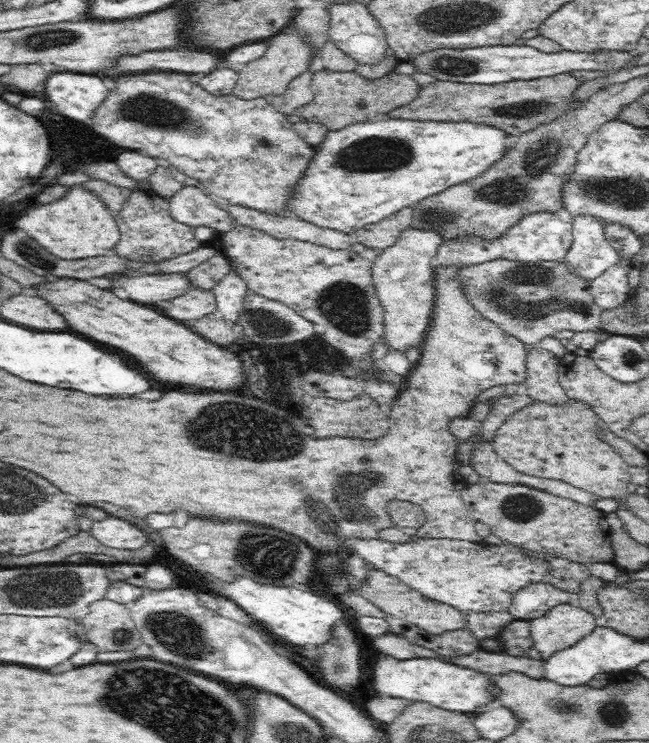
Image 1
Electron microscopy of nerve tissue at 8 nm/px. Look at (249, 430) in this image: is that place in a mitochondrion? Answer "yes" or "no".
yes

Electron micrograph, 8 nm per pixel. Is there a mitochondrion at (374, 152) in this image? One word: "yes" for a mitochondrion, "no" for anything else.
yes

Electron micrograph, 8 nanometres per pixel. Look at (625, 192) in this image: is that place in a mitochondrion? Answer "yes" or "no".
yes

